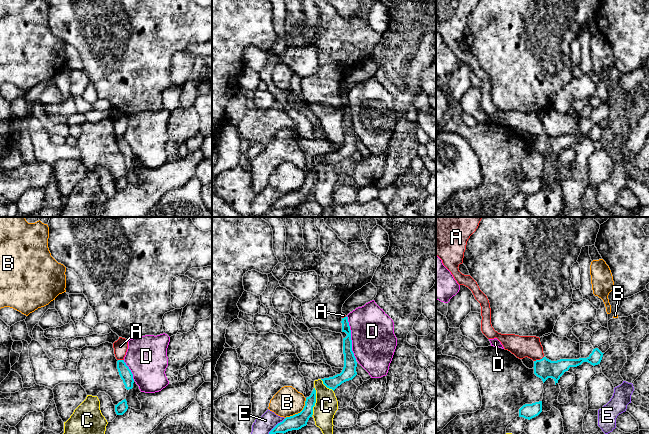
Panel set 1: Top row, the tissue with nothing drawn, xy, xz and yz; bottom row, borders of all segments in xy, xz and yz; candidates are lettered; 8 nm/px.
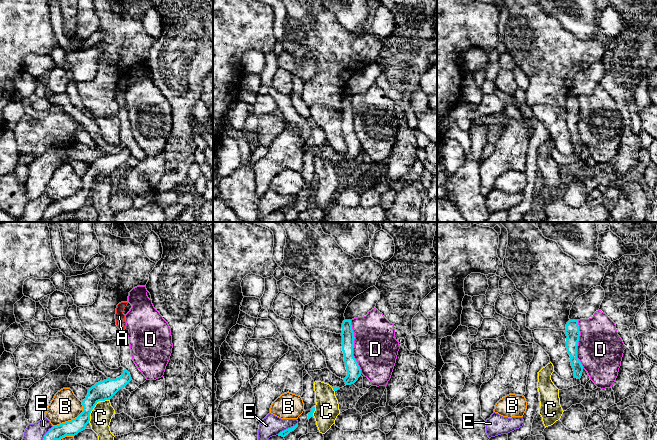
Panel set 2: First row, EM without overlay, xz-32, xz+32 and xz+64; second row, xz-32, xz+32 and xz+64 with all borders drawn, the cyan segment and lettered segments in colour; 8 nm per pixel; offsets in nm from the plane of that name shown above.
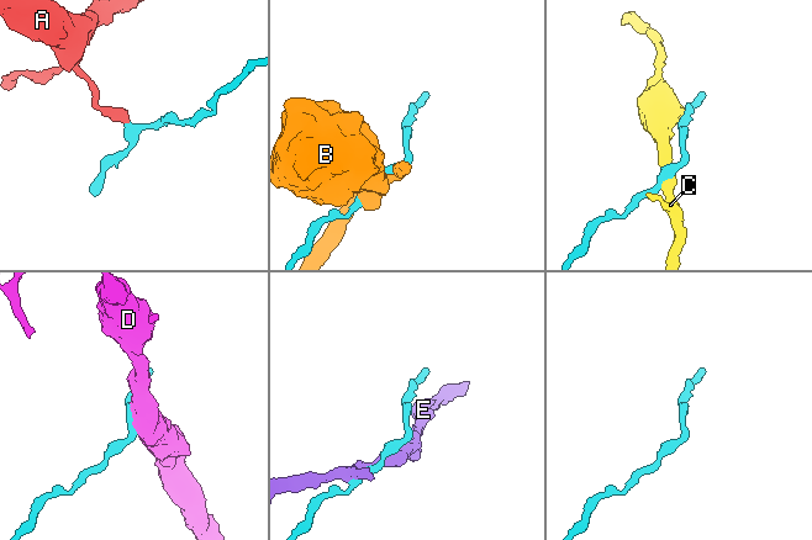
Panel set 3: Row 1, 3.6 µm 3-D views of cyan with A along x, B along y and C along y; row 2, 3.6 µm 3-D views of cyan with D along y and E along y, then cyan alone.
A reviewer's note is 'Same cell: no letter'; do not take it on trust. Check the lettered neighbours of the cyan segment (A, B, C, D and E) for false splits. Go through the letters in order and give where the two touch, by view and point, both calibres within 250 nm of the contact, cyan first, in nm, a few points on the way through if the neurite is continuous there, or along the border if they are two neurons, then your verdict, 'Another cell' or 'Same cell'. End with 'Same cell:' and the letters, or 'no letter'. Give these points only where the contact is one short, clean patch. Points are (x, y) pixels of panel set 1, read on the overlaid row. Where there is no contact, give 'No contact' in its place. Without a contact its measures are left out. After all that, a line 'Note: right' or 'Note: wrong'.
A: Touches cyan at yz (538, 360). Thickness 160 nm (cyan) against 180 nm. Boundary: yz (543, 356), (534, 361). Another cell
B: Touches cyan at xz (300, 412). Thickness 120 nm (cyan) against 220 nm. Another cell
C: Touches cyan at xz (315, 401). Thickness 120 nm (cyan) against 180 nm. Boundary: xz (314, 387), (315, 405), (311, 415). Another cell
D: Touches cyan at xz (350, 338). Thickness 110 nm (cyan) against 360 nm. Boundary: xz (346, 316), (349, 322), (351, 350), (356, 359). Another cell
E: Touches cyan at xz (276, 425). Thickness 120 nm (cyan) against 140 nm. Boundary: xz (285, 418), (268, 433). Another cell
Same cell: no letter
Note: right

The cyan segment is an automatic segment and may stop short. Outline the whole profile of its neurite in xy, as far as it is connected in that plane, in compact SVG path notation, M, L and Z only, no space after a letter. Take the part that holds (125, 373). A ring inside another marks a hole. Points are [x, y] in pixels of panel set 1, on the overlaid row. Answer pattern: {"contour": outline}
{"contour": "M124 360L117 361L117 369L121 379L123 380L125 388L127 390L132 389L133 383L134 383L133 374L131 370L129 369L129 367L124 362Z"}

